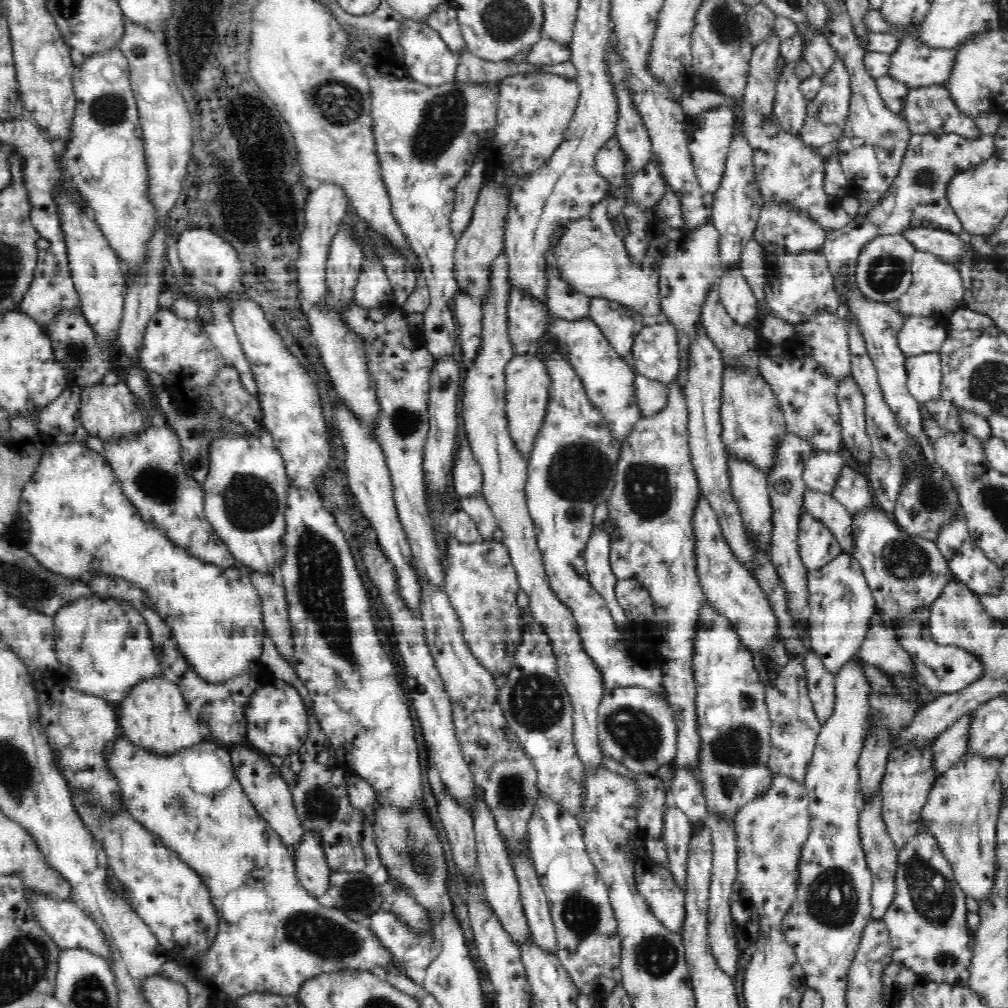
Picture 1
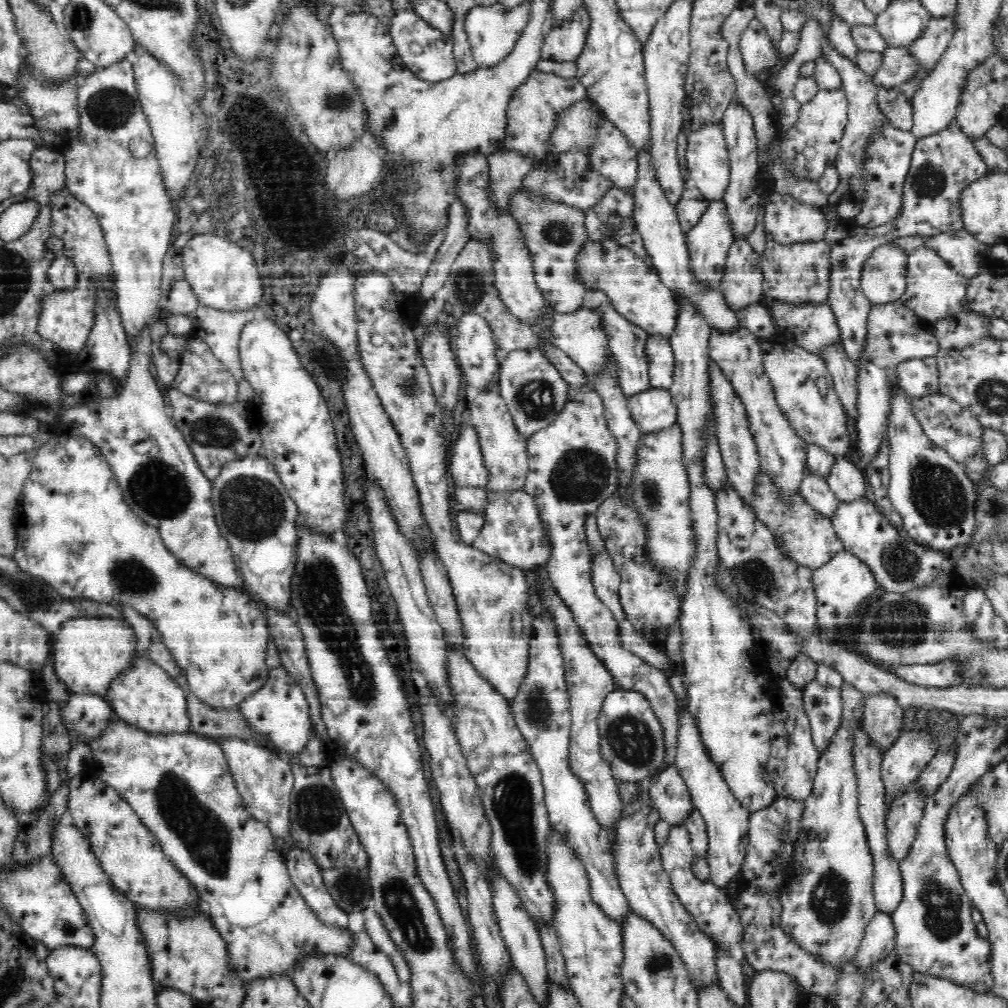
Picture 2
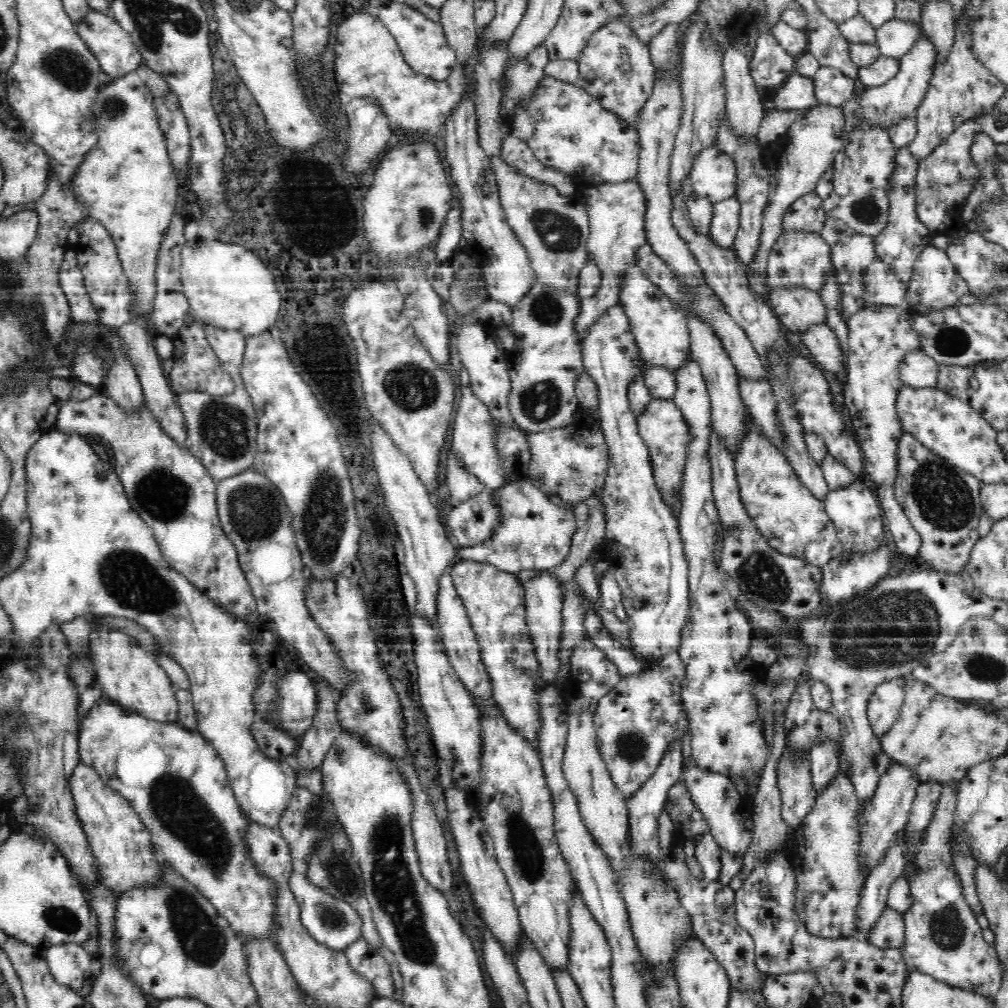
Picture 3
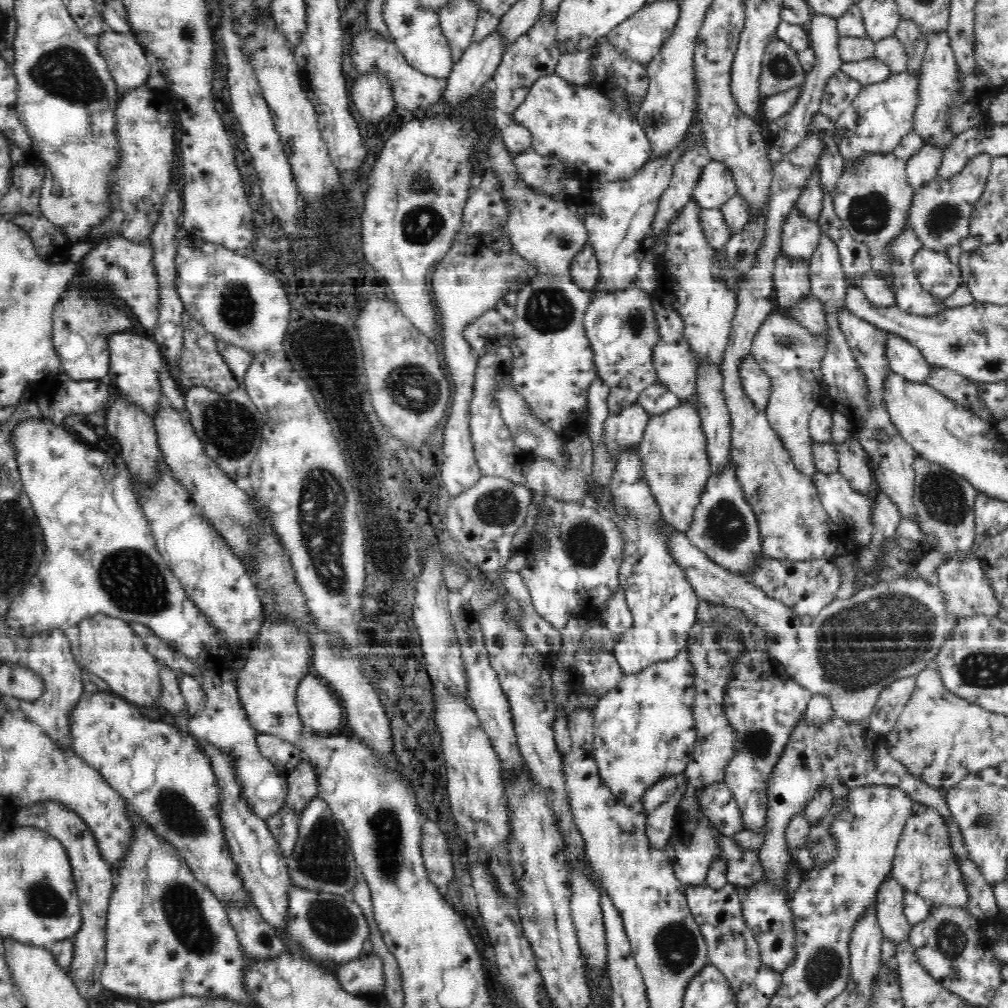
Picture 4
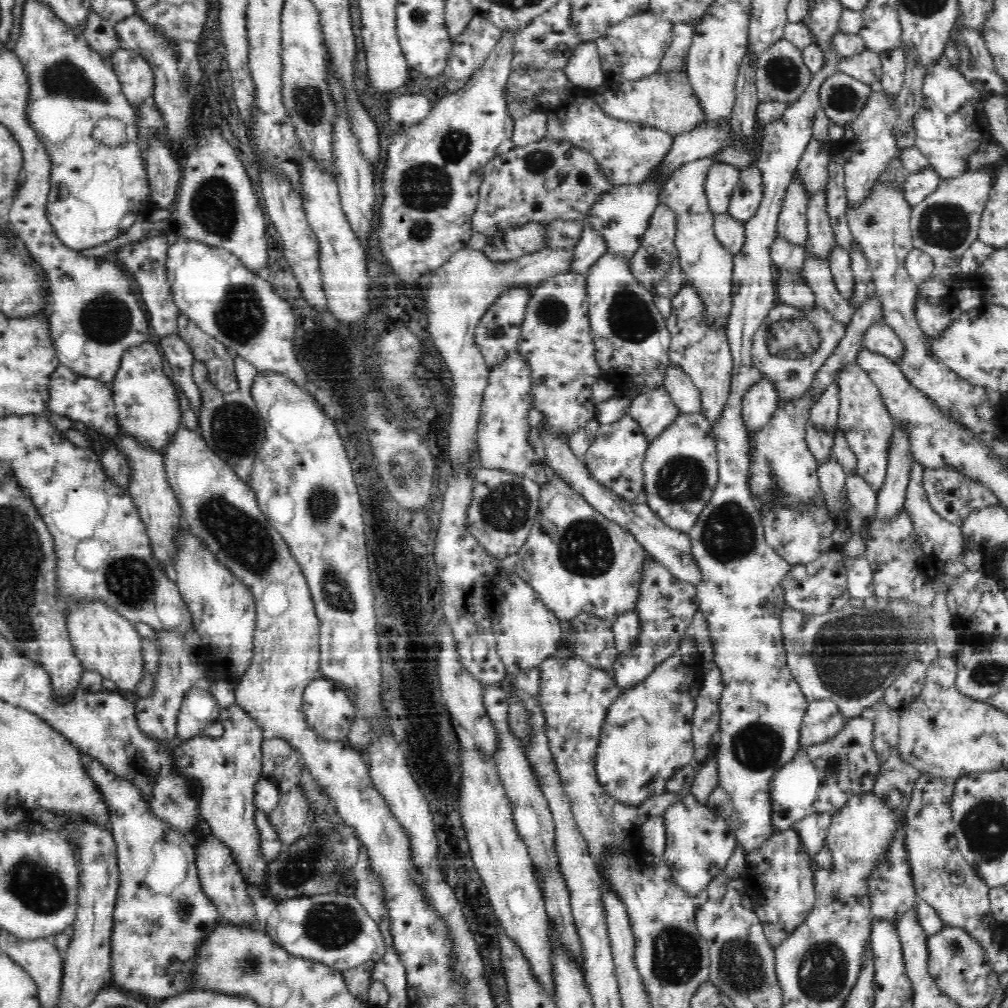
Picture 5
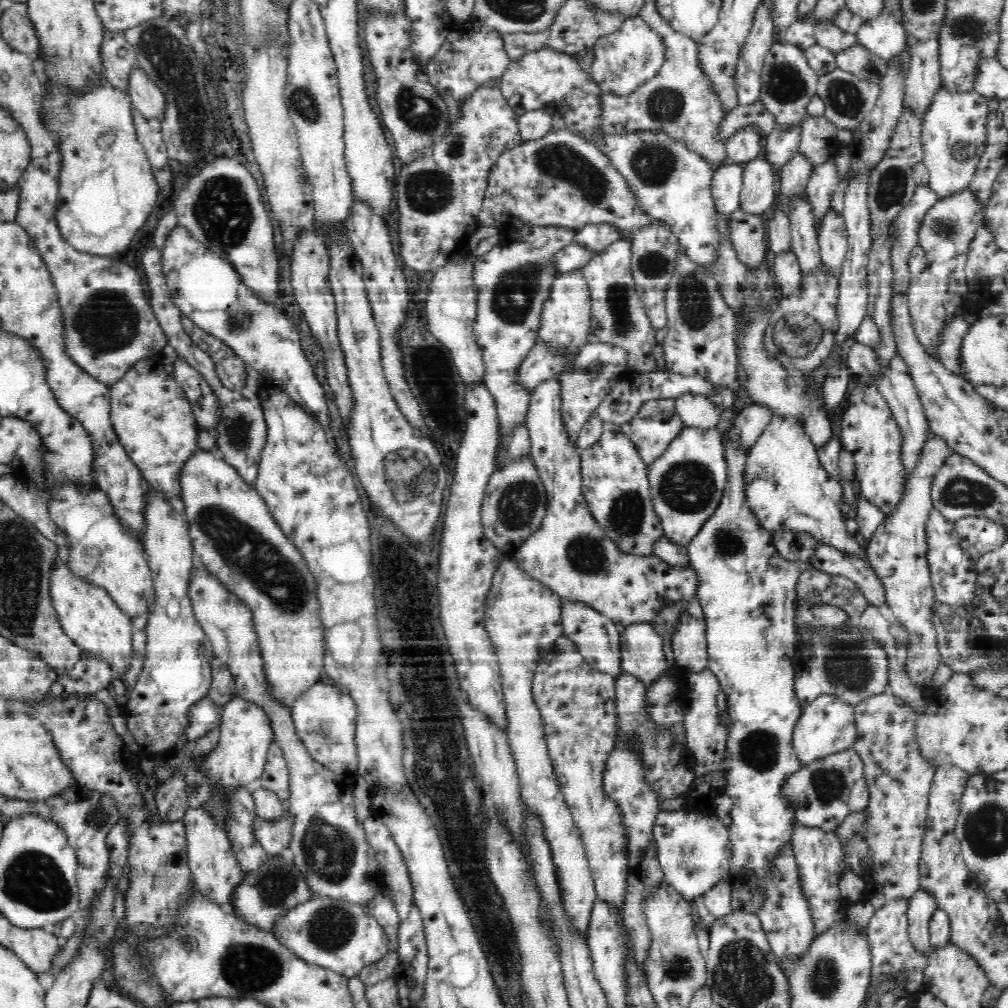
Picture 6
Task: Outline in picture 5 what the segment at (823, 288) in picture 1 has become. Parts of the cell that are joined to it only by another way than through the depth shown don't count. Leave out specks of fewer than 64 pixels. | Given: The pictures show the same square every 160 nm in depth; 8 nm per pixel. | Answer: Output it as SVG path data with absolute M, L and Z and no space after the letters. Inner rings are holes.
M800 171L793 175L782 198L777 218L777 234L794 244L804 246L806 238L806 208L810 192L805 188Z

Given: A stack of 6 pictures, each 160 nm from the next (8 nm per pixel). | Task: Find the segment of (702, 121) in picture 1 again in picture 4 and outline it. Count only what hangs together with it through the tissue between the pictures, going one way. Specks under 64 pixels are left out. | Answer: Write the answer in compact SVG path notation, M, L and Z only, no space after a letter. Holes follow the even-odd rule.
M710 161L693 190L693 198L704 209L720 209L737 193L730 169L723 162Z

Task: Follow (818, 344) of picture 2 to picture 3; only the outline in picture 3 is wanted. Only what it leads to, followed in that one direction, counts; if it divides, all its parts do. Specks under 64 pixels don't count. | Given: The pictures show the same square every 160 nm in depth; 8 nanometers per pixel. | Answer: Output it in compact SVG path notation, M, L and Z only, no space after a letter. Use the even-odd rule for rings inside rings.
M805 286L770 287L768 304L779 318L783 329L800 337L812 322L824 321L824 307L818 291Z

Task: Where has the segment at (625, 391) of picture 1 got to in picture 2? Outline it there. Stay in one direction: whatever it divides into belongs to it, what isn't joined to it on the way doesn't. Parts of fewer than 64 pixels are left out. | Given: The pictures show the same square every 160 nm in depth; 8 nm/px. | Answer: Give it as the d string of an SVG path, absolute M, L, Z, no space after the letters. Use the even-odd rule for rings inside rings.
M582 306L574 312L556 314L556 322L553 324L553 332L557 333L556 345L584 370L588 379L595 382L595 372L603 364L602 356L606 354L608 335L604 333L604 316L595 308Z

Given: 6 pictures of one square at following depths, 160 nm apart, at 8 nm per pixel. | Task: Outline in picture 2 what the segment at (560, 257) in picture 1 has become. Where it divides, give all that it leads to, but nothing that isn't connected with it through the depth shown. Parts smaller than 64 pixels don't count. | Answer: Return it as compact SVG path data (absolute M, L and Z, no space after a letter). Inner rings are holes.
M588 241L580 251L577 271L585 288L603 290L611 300L614 310L631 325L642 330L647 339L662 339L662 342L669 344L680 322L682 308L676 294L661 283L654 267L644 265L630 249L618 243L604 241L600 244Z

